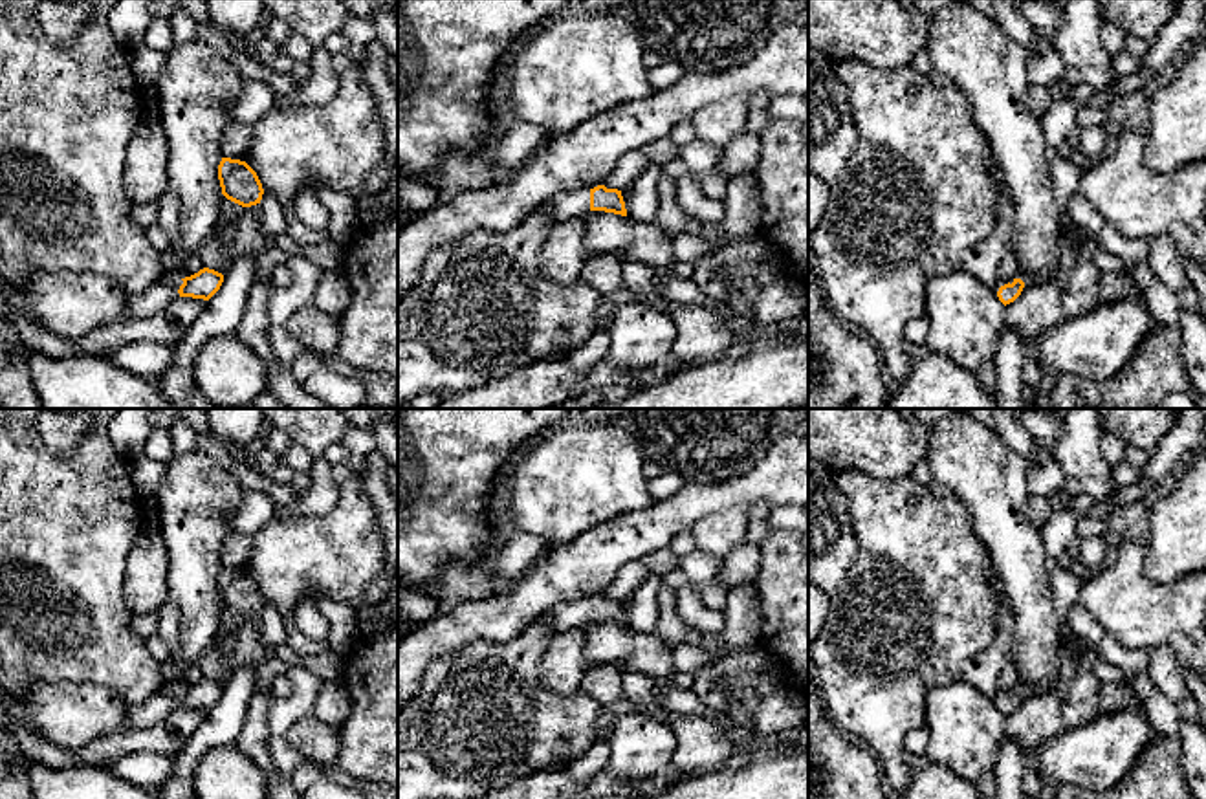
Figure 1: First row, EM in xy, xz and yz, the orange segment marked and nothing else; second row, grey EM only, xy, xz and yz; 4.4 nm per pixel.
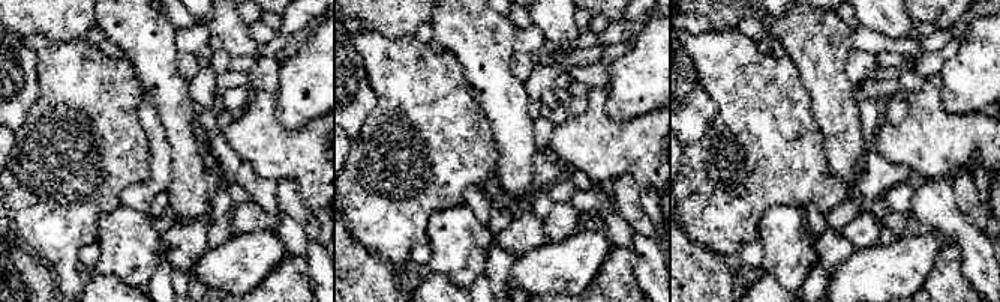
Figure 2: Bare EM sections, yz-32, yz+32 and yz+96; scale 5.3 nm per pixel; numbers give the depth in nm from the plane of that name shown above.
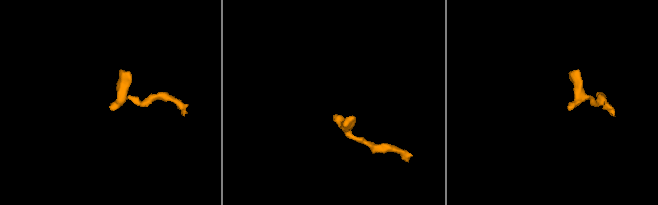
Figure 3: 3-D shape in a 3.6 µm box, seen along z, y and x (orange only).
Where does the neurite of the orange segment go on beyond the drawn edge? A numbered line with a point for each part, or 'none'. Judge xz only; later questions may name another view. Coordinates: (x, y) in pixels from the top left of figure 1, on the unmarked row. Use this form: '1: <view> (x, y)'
1: xz (563, 616)

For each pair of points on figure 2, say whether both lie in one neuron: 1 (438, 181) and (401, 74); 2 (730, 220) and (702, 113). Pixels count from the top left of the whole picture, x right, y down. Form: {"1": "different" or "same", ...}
{"1": "same", "2": "different"}

